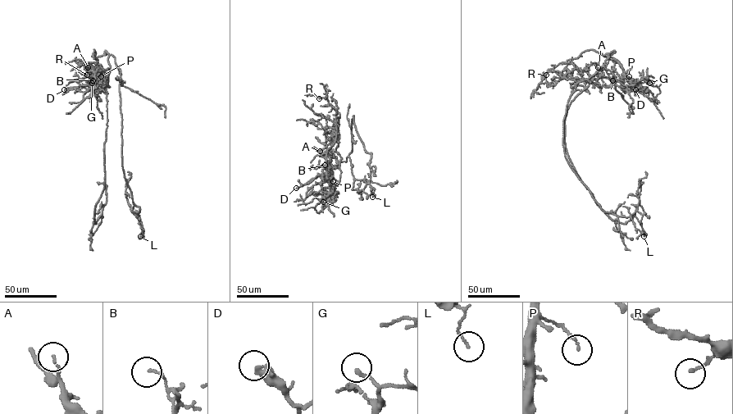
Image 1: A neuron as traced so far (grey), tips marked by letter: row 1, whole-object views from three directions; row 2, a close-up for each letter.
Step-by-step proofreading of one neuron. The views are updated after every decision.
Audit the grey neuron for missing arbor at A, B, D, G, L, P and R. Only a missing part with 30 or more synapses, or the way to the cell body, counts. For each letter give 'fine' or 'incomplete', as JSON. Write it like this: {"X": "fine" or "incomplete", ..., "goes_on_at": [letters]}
{"A": "fine", "B": "fine", "D": "fine", "G": "fine", "L": "fine", "P": "fine", "R": "fine", "goes_on_at": []}

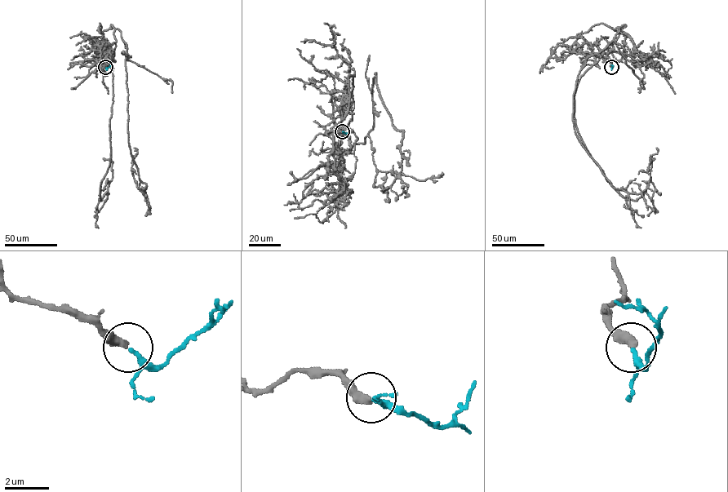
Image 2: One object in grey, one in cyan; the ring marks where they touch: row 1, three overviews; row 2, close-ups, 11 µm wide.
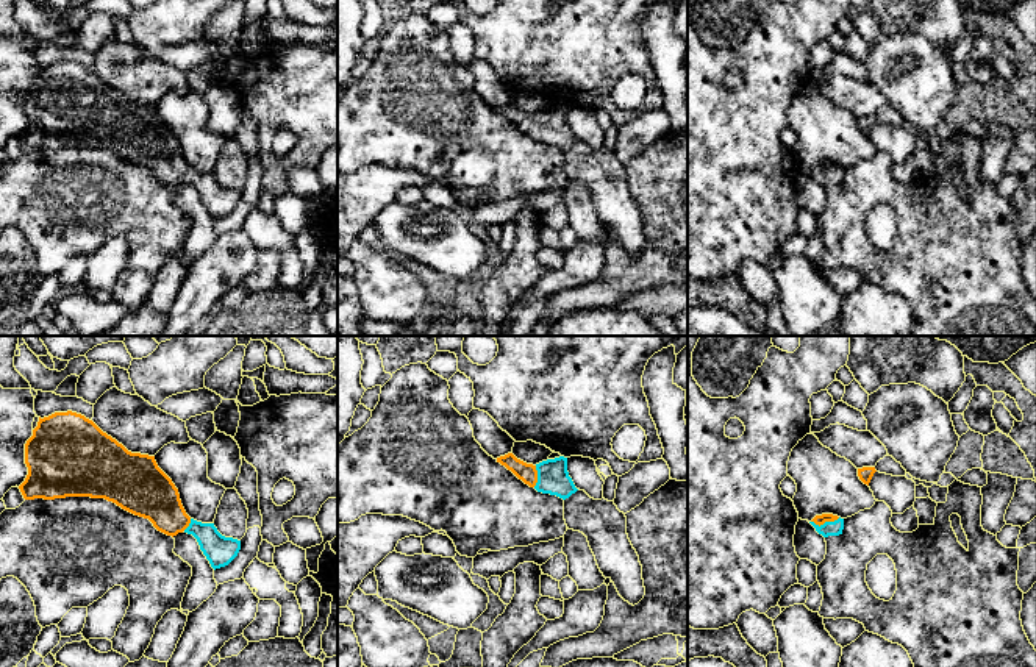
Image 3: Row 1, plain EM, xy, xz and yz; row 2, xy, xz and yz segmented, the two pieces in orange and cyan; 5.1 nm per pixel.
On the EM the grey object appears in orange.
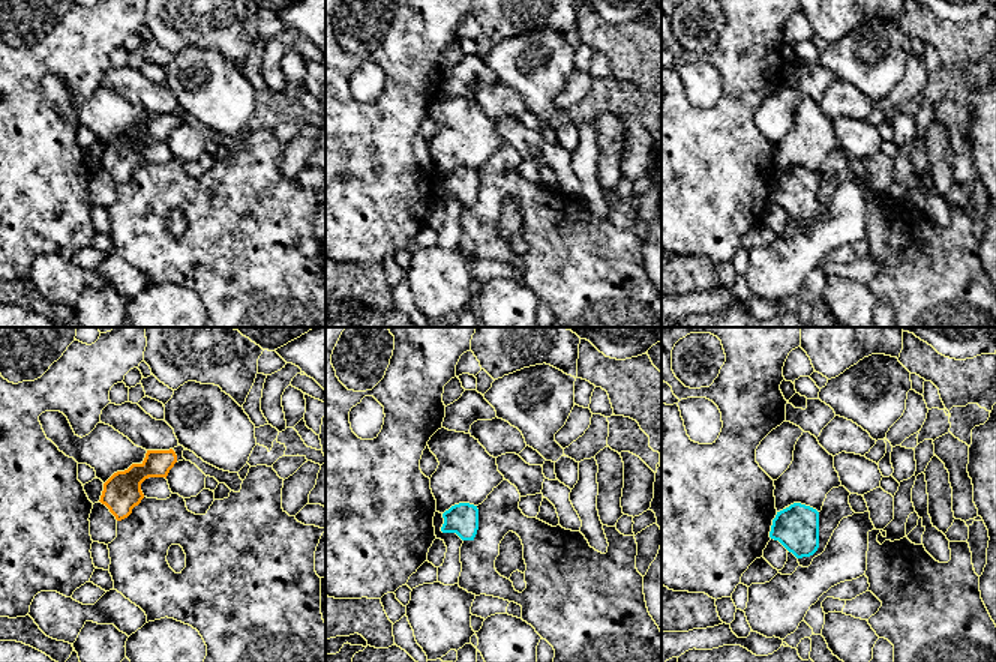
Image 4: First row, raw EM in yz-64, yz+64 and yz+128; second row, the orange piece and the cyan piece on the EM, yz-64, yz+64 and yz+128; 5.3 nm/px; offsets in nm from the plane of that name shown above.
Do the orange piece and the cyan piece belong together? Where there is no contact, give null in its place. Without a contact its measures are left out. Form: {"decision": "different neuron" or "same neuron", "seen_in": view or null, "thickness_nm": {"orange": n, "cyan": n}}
{"decision": "same neuron", "seen_in": "yz", "thickness_nm": {"orange": 50, "cyan": 80}}

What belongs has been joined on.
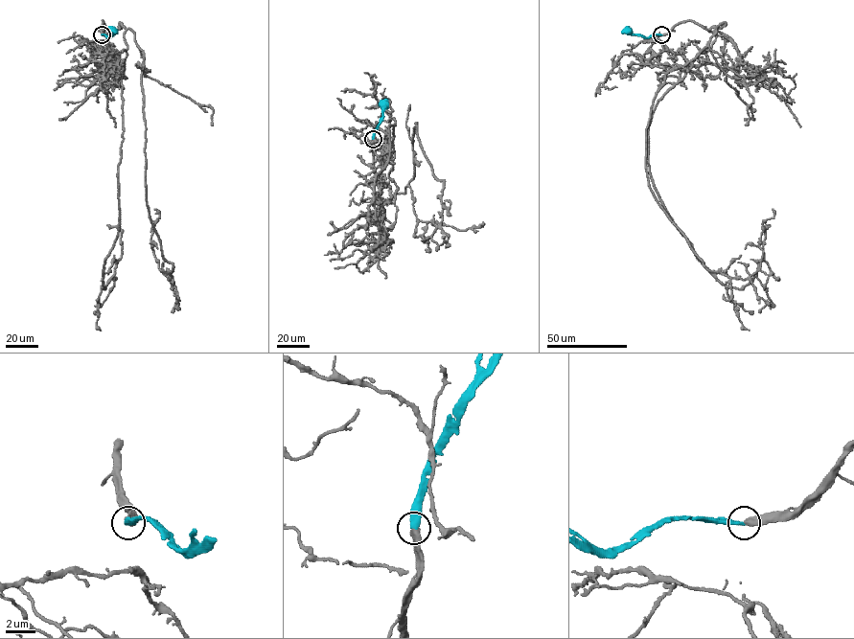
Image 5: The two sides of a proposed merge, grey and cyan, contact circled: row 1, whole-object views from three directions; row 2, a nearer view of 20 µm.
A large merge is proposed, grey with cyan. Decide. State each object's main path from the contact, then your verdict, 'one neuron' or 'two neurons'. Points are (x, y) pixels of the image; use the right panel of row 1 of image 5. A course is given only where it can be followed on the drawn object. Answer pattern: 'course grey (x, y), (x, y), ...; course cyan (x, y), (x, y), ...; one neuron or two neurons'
course grey (661, 34), (729, 38), (710, 29), (655, 96), (657, 201), (742, 279), (773, 209); course cyan (661, 34), (645, 37), (629, 31); one neuron

